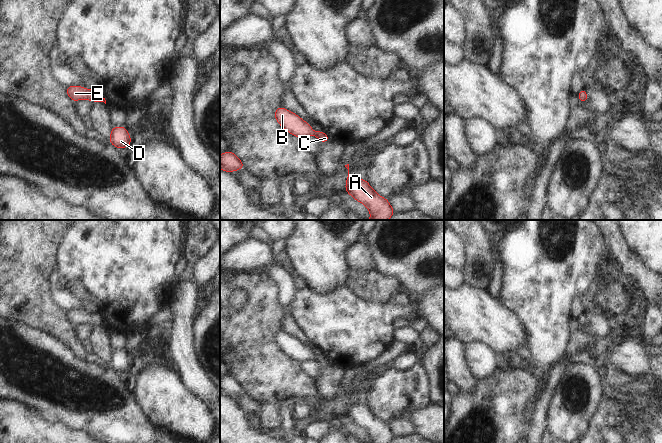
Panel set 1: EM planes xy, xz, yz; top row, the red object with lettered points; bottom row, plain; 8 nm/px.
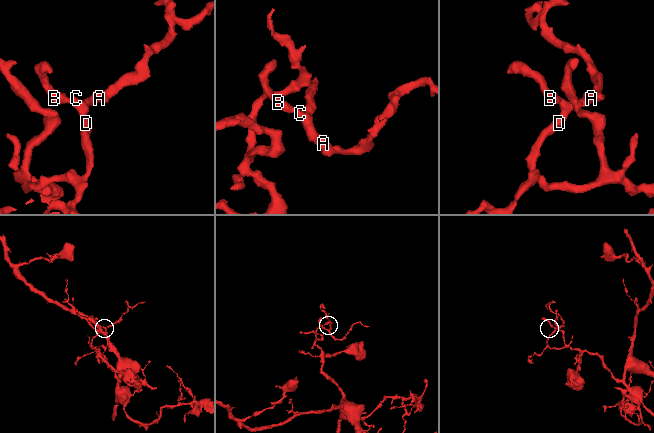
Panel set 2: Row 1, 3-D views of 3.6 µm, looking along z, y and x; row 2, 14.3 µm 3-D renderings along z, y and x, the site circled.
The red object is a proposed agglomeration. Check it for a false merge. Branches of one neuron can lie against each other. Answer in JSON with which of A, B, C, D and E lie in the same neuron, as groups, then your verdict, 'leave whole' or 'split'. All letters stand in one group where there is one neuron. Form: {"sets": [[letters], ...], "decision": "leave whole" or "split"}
{"sets": [["A", "B", "C", "D", "E"]], "decision": "leave whole"}

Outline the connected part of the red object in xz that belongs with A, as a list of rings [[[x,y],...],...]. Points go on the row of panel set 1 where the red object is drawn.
[[[349,164],[345,191],[354,199],[366,205],[371,212],[369,220],[388,220],[395,211],[386,198],[379,196],[368,184],[367,180],[361,180],[355,174],[349,173]]]

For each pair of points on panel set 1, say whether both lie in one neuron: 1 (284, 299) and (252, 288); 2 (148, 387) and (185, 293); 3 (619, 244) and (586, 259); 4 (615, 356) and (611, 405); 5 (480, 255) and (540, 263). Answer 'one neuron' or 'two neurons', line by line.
1: two neurons
2: two neurons
3: two neurons
4: two neurons
5: two neurons

